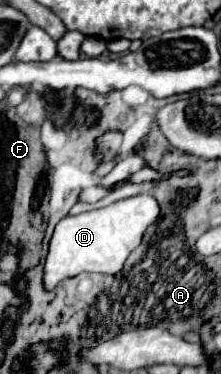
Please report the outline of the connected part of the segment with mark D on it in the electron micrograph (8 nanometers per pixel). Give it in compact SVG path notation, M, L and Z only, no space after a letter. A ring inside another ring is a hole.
M152 195L126 197L102 209L94 209L74 217L64 217L54 227L54 233L48 243L48 255L44 263L46 291L52 291L64 279L72 279L80 273L118 275L124 269L128 255L142 243L146 229L158 219L160 207Z

